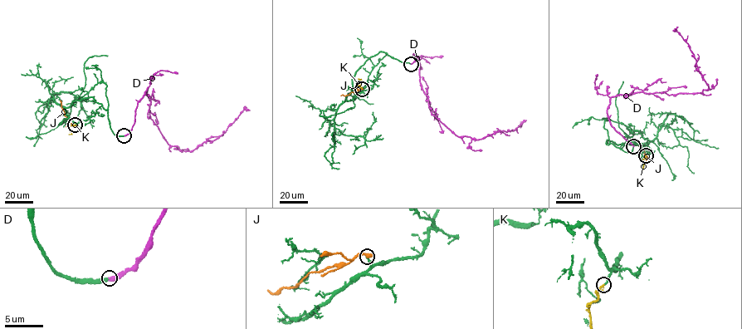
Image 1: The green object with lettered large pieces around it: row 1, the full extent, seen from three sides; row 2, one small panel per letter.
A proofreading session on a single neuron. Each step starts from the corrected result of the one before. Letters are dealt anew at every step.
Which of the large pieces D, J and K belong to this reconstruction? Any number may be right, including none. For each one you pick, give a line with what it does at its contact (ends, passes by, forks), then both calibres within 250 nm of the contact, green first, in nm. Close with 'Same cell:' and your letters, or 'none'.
D: It ends there. Thickness 280 nm (green) against 360 nm
K: It passes by. Thickness 140 nm (green) against 180 nm
Same cell: D, K

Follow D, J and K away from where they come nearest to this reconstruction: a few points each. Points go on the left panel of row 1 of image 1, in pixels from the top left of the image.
D: (124, 135), (148, 87), (151, 119), (168, 144), (183, 150), (215, 140), (250, 110)
J: (75, 125), (65, 115), (61, 100)
K: (75, 125), (69, 126), (71, 134), (69, 135)

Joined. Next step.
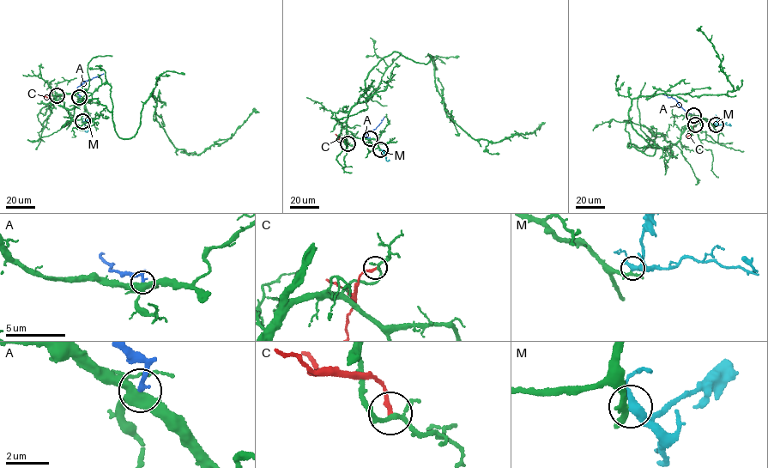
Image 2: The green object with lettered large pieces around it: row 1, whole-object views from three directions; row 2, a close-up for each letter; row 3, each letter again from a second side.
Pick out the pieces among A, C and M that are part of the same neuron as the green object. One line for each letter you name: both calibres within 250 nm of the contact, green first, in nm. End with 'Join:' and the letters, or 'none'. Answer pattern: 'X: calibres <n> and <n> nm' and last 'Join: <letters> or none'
Join: none

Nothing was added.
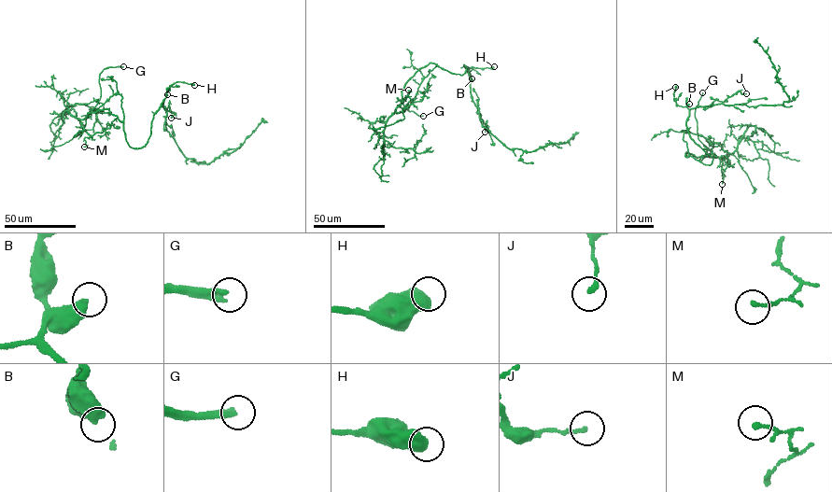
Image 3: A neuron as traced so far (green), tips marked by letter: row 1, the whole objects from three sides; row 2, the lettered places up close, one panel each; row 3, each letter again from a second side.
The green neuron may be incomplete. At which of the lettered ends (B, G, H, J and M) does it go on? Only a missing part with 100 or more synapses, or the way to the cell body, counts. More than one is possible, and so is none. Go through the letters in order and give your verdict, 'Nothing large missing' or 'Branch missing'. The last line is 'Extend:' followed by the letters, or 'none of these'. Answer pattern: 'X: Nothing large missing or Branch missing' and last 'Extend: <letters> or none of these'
B: Nothing large missing
G: Branch missing
H: Nothing large missing
J: Nothing large missing
M: Nothing large missing
Extend: G

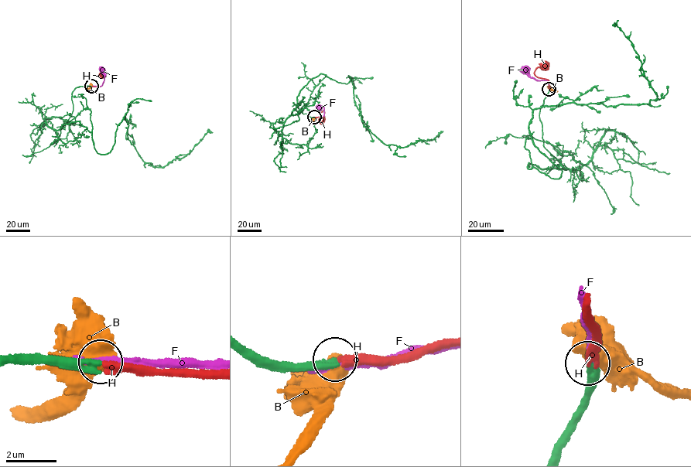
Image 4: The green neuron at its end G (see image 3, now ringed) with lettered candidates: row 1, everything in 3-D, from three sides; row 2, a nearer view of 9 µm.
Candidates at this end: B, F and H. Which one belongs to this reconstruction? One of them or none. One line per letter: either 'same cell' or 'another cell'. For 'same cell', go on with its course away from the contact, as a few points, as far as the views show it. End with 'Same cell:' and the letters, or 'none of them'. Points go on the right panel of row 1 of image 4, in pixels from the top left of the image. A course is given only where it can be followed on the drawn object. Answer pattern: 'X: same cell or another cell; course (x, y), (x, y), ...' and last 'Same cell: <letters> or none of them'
B: another cell
F: another cell
H: same cell; course (549, 89), (548, 79), (538, 77), (534, 72), (543, 66)
Same cell: H

